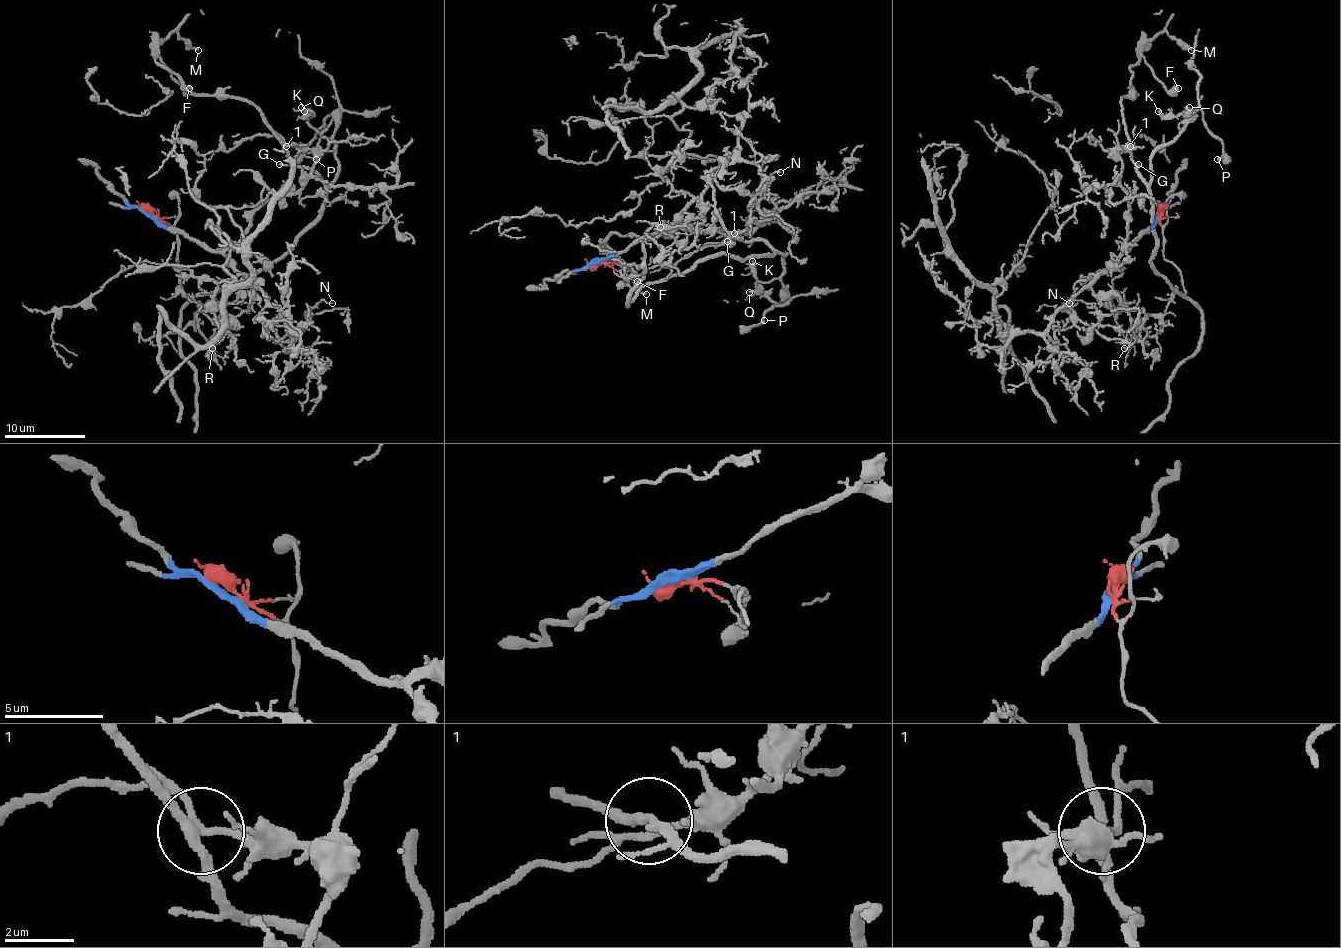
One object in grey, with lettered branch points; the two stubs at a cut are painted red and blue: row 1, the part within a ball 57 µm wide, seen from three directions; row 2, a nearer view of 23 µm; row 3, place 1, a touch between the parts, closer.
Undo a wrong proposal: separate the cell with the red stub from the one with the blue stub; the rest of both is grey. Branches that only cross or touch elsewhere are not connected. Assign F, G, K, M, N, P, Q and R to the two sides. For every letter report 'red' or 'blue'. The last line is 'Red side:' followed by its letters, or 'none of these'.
F: red
G: red
K: red
M: red
N: blue
P: red
Q: red
R: blue
Red side: F, G, K, M, P, Q

